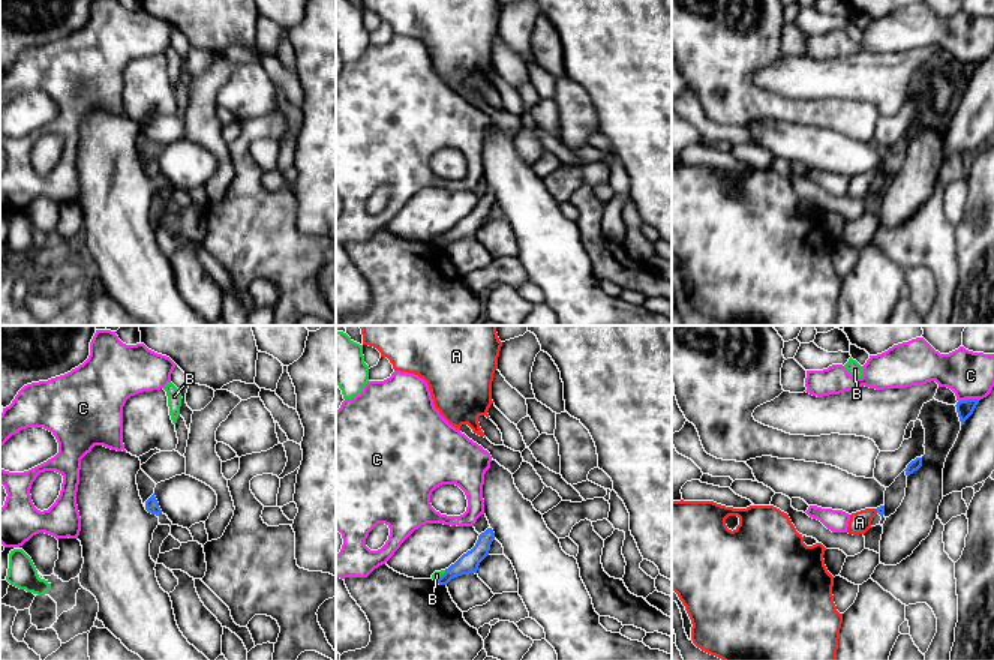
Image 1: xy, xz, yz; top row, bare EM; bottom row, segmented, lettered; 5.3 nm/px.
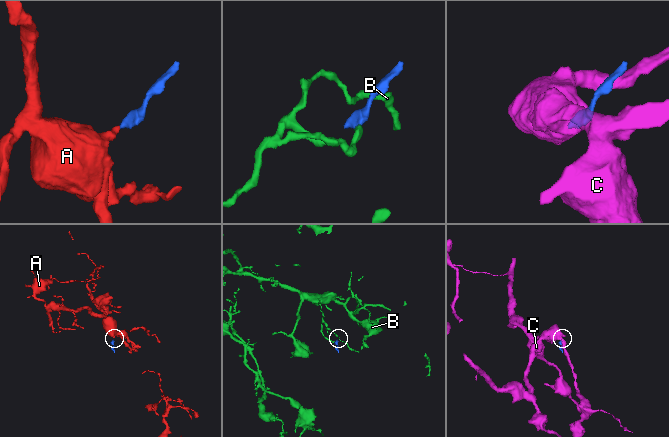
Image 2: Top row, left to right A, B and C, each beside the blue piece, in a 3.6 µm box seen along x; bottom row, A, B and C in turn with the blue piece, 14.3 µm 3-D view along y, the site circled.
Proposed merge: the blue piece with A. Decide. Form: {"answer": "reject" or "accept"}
{"answer": "accept"}

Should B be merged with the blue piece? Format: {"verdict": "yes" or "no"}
{"verdict": "no"}

